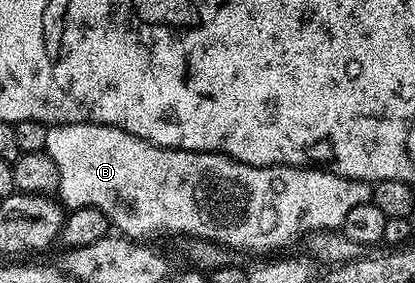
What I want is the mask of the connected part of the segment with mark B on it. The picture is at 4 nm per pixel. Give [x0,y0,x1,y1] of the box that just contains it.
[47,124,372,252]

